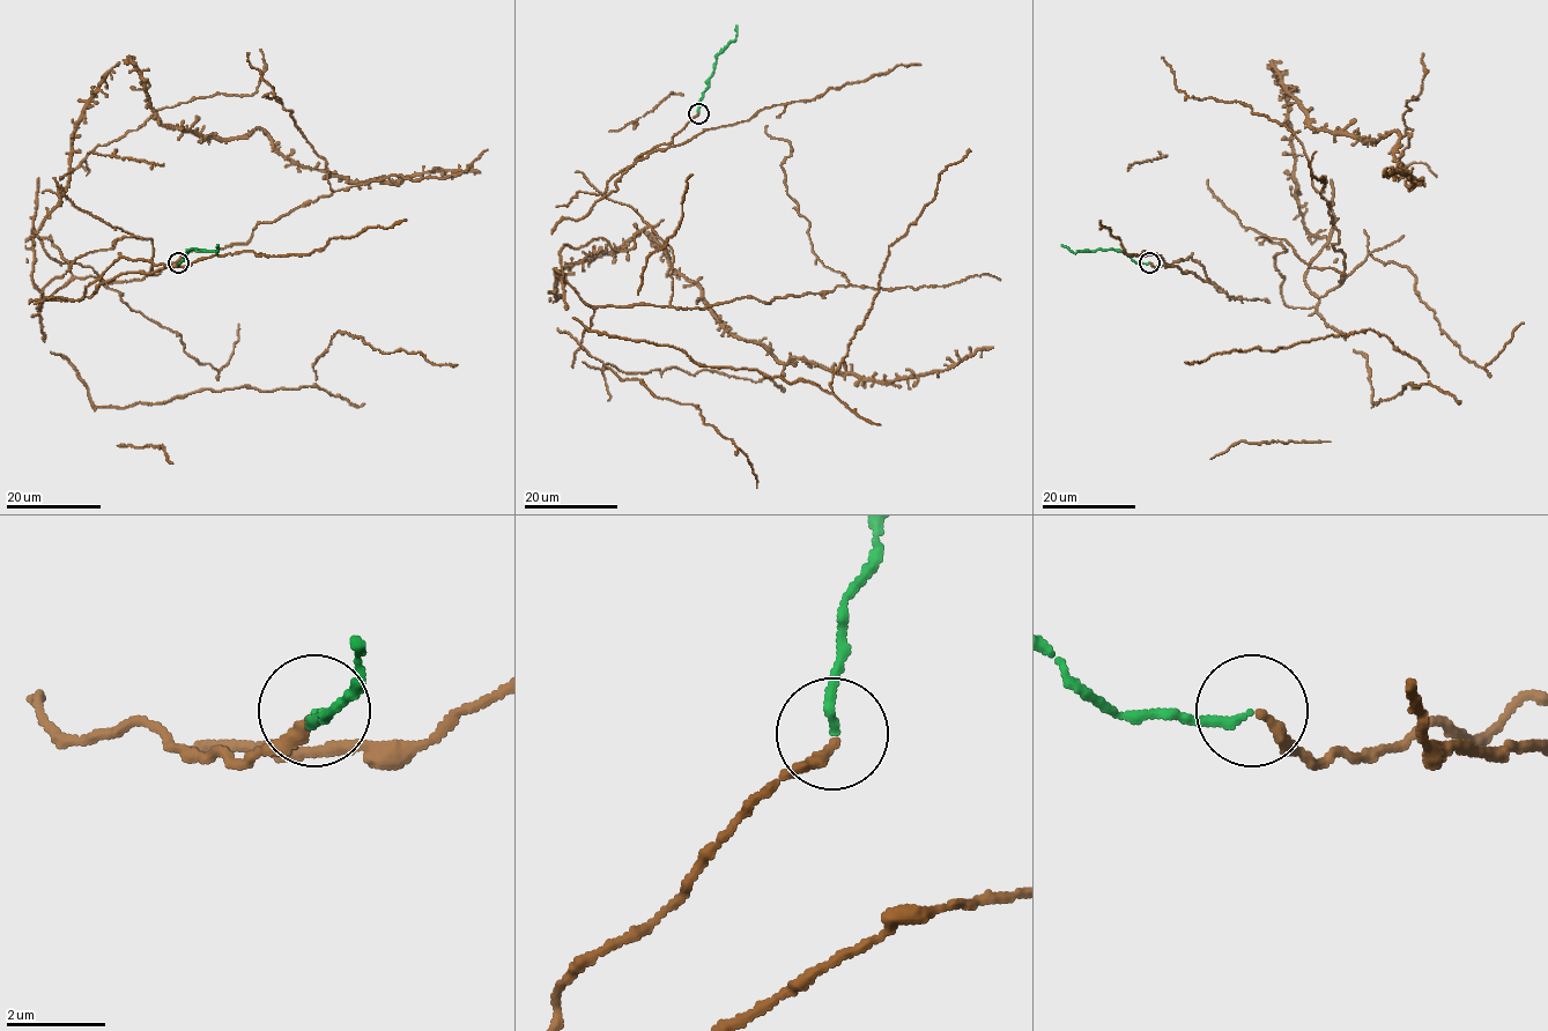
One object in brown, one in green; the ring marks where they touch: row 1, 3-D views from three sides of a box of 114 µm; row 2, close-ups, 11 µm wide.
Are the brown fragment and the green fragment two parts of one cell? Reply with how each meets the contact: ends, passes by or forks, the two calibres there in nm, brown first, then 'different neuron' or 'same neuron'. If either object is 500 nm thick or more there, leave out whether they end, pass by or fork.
brown ends | green ends | 240/170 nm | same neuron

